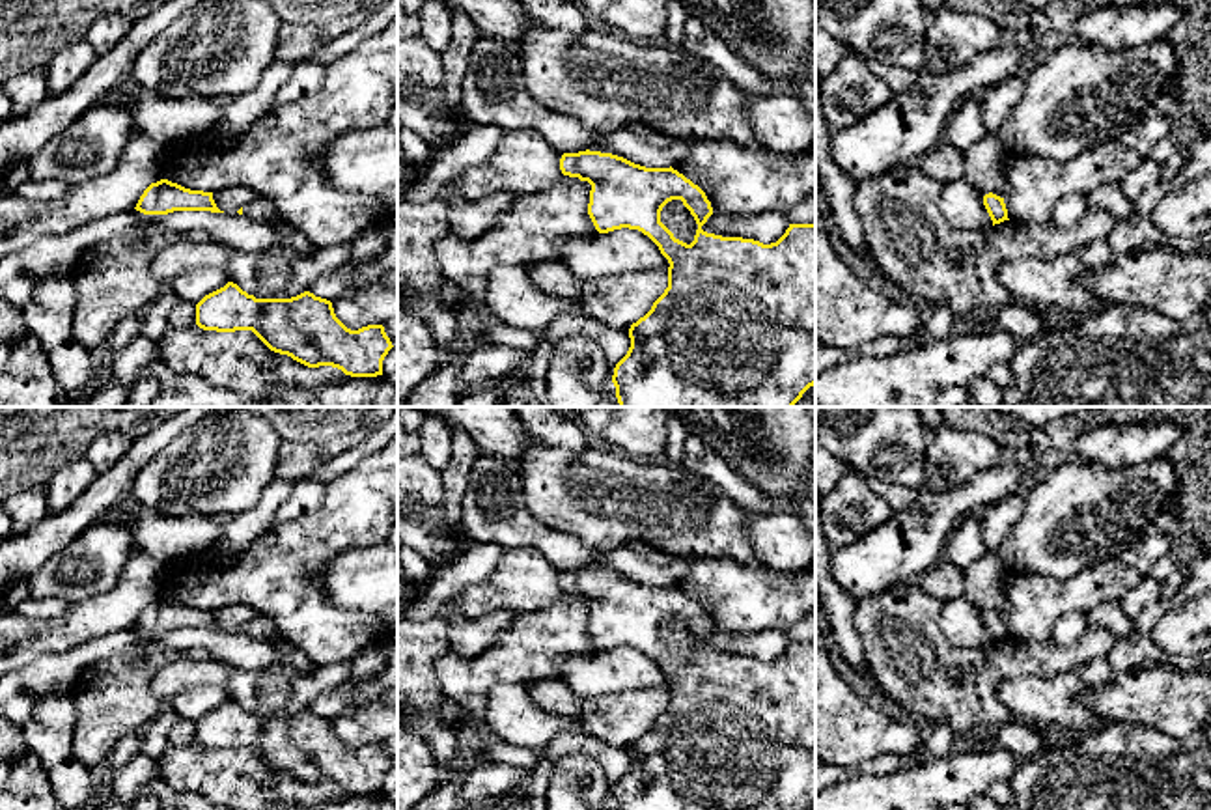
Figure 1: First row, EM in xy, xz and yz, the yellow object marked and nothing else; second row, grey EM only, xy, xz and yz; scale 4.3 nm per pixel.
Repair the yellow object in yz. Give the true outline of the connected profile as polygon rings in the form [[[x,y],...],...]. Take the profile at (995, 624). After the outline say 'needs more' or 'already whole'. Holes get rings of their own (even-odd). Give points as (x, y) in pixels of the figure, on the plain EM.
[[[989,610],[983,614],[983,623],[993,638],[993,644],[1009,638],[1004,616]]]; already whole

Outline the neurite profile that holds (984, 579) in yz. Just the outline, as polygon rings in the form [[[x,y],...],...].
[[[983,552],[976,562],[963,569],[965,595],[980,612],[989,610],[1004,616],[1004,569],[996,554]]]

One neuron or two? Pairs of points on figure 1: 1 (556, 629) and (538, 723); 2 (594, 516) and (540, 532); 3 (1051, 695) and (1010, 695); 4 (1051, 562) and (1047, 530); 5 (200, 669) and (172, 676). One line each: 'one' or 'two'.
1: two
2: two
3: one
4: one
5: one

